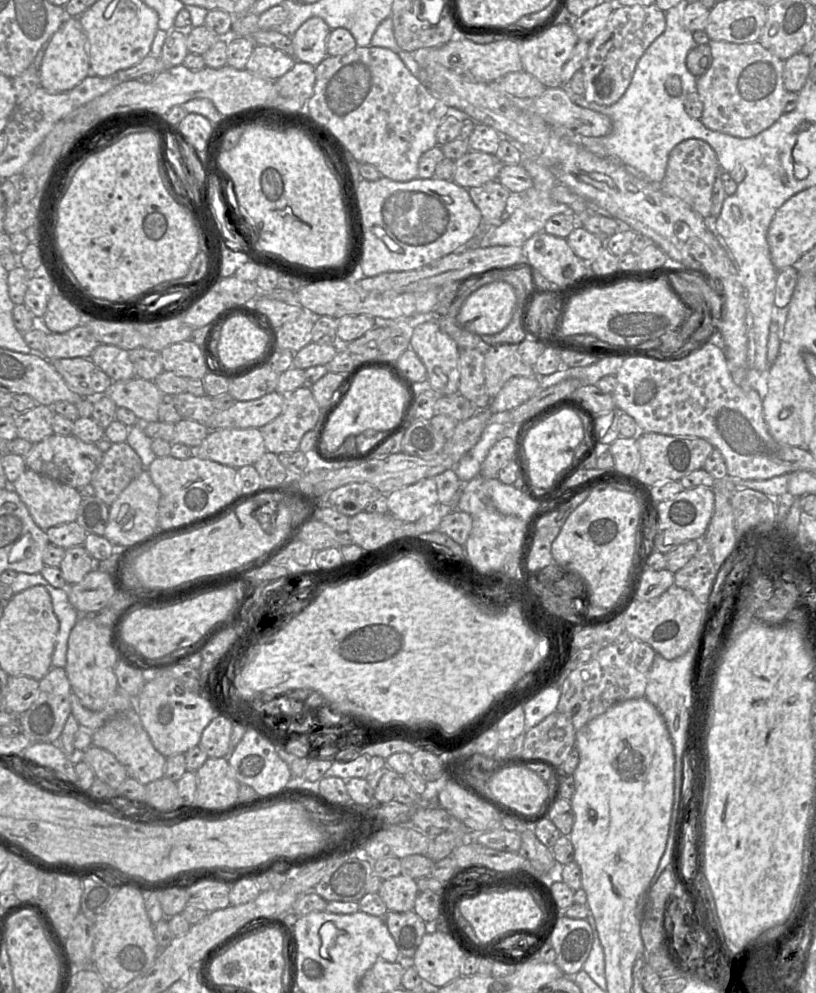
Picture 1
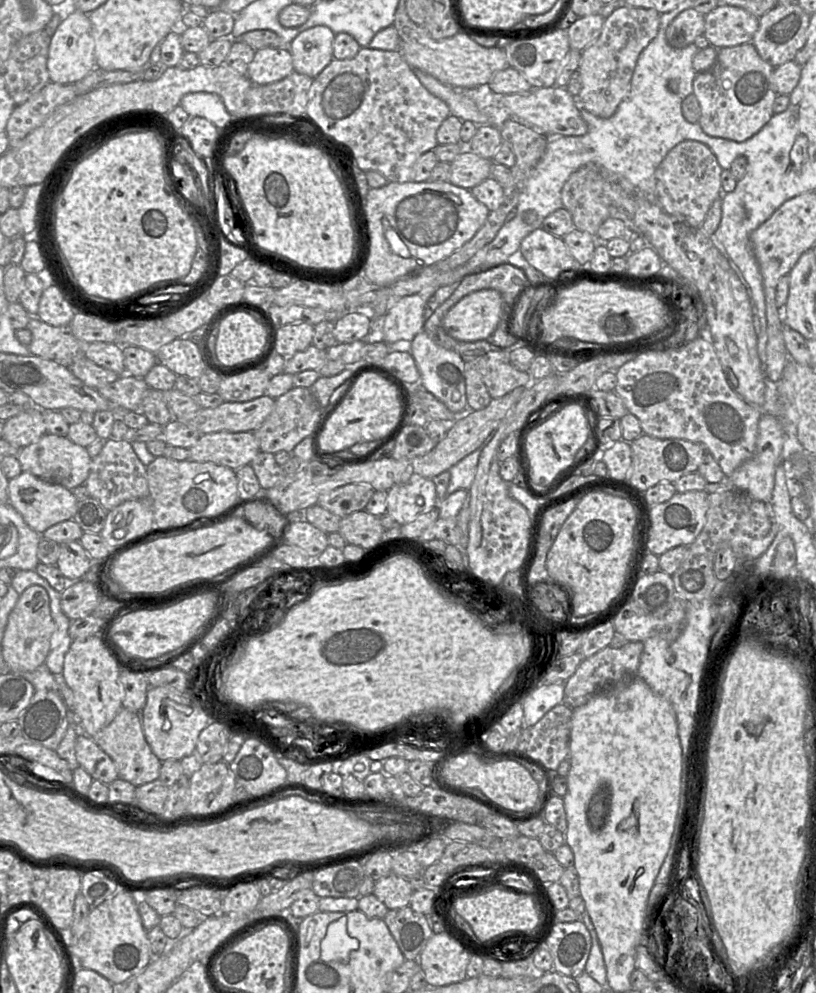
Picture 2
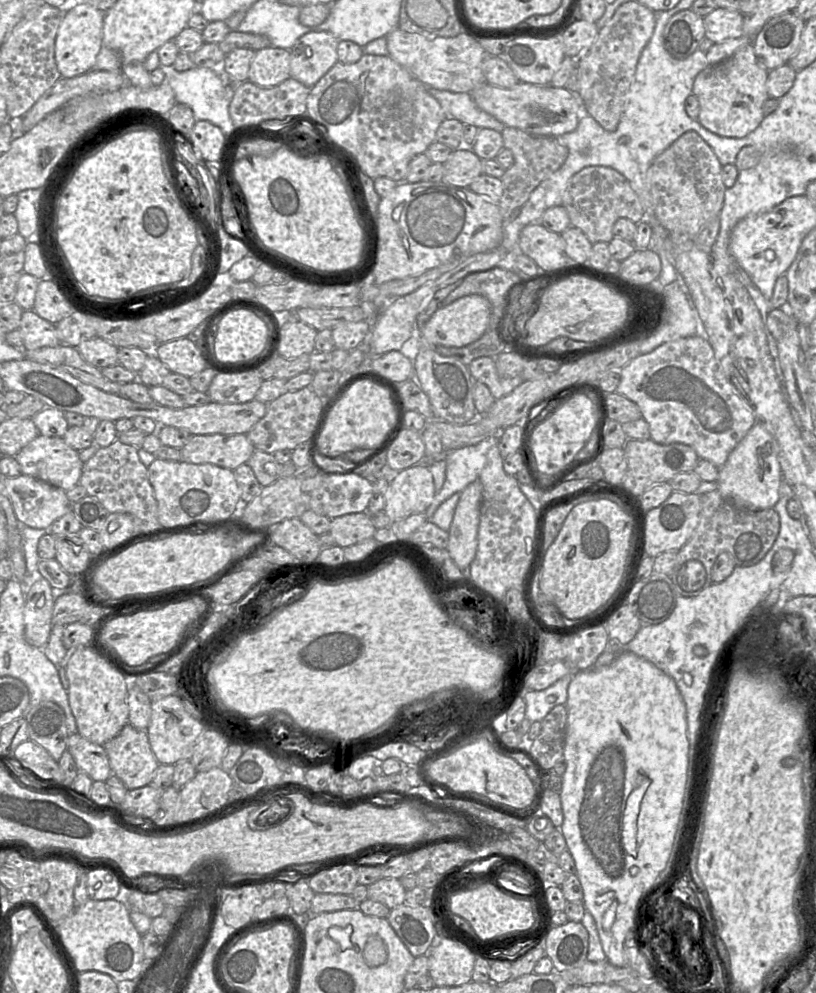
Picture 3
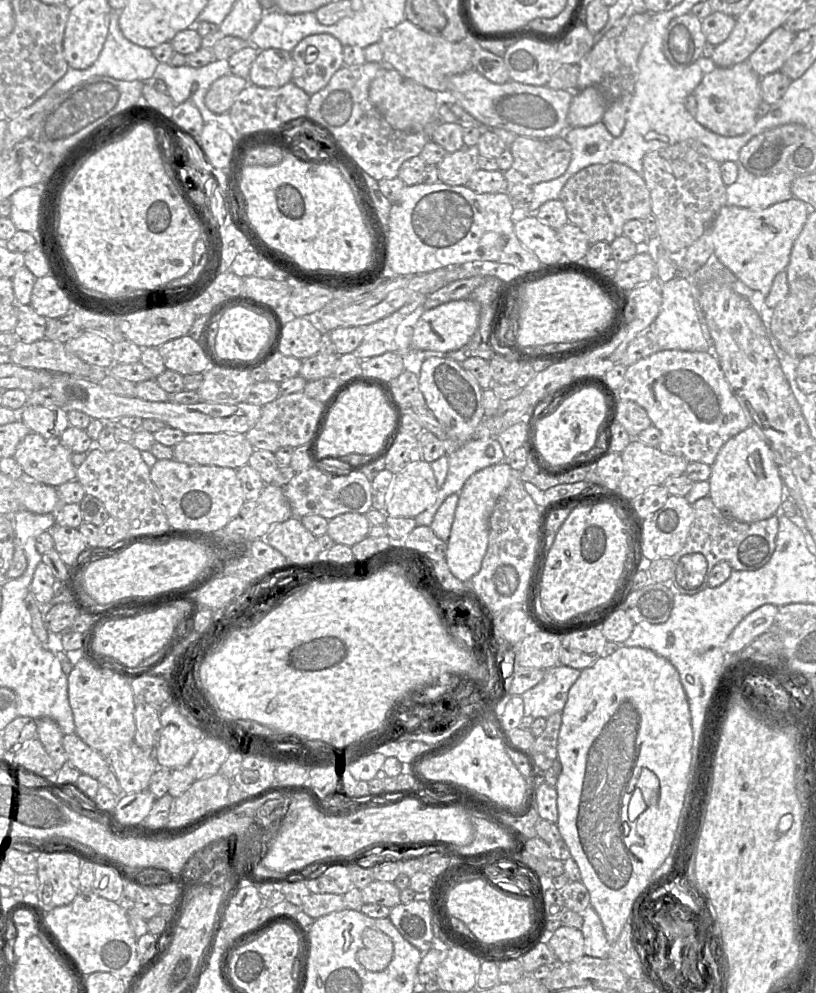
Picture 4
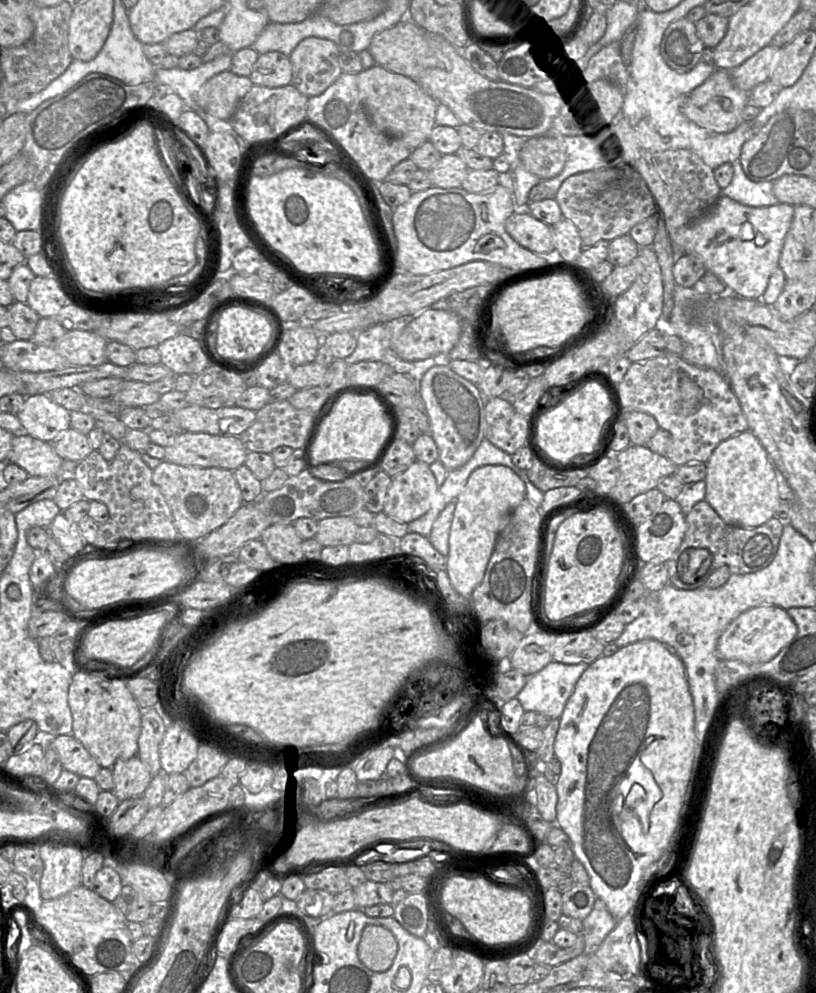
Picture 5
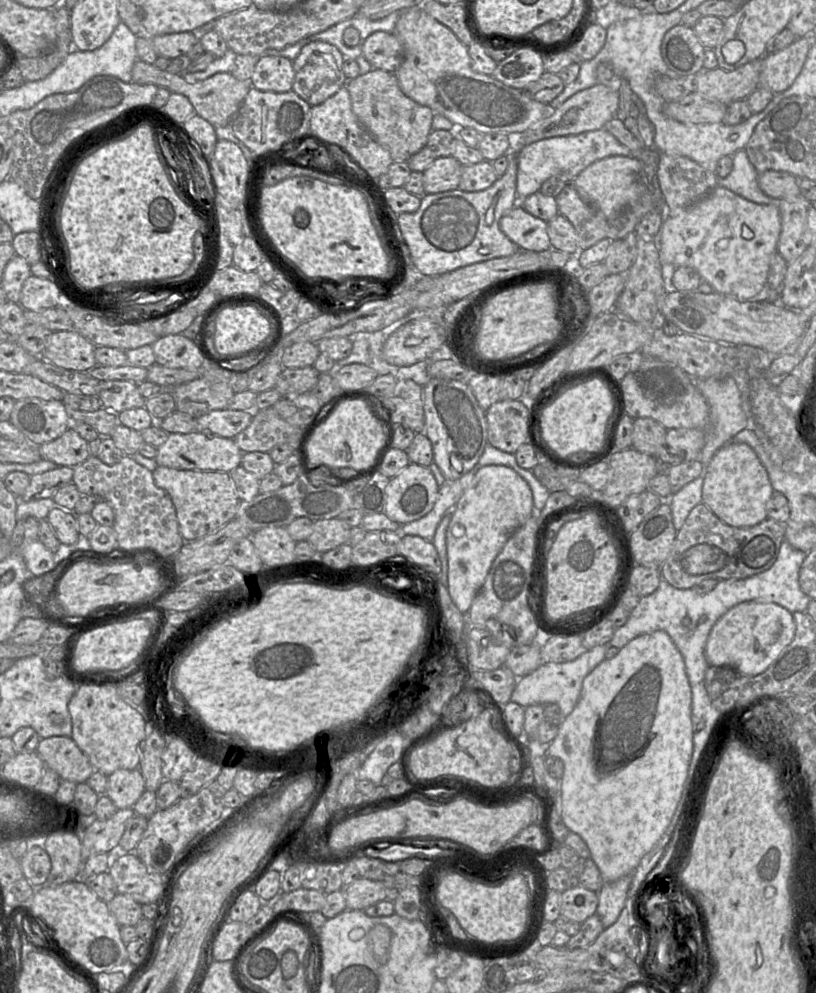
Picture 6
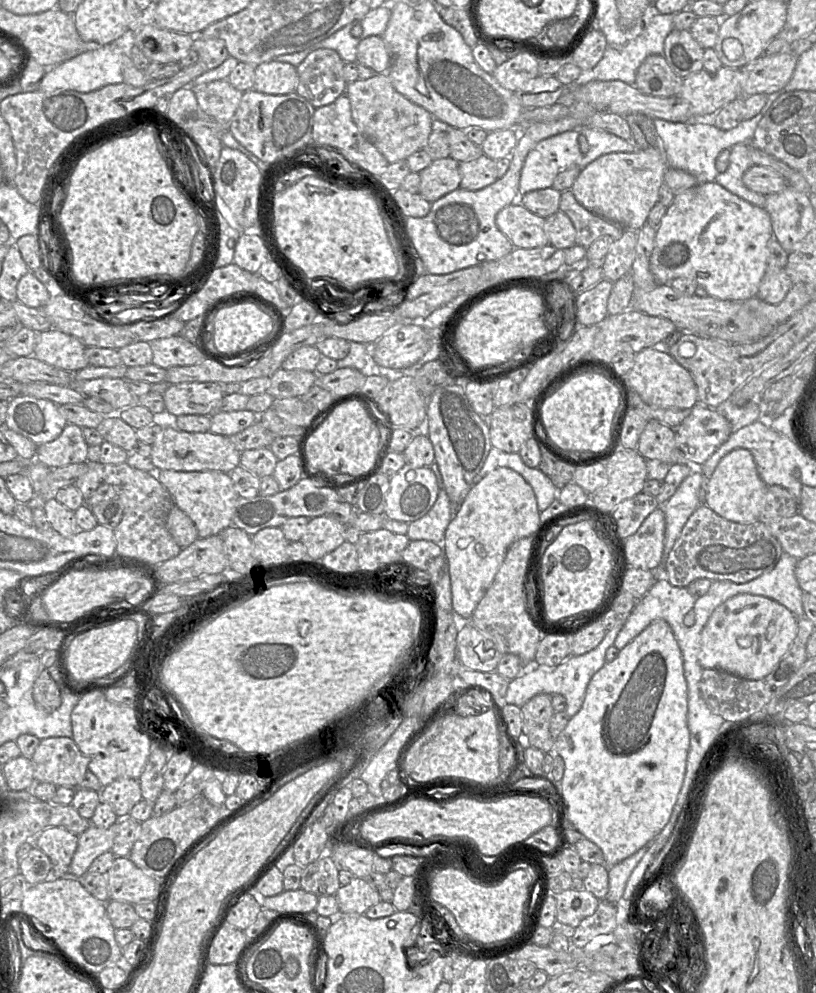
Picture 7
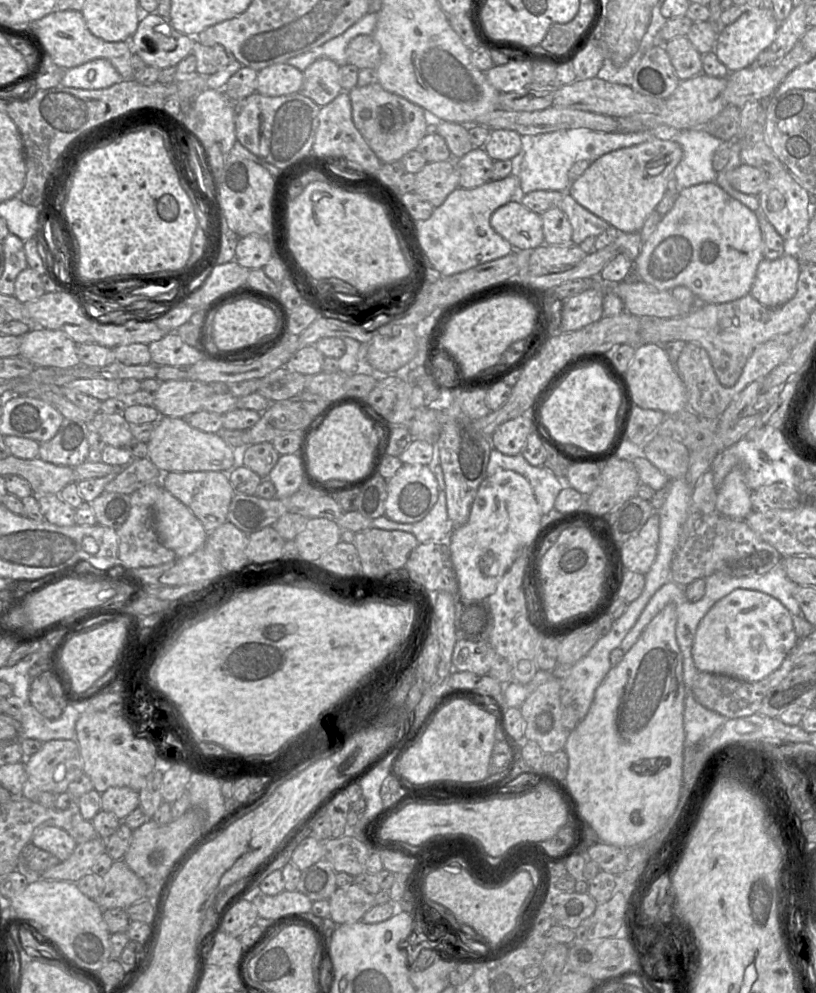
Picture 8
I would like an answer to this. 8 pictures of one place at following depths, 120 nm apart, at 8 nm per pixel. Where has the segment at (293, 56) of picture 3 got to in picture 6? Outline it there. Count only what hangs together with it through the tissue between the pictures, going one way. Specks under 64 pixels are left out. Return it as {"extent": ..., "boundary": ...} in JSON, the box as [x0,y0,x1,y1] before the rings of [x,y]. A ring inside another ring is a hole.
{"extent":[292,41,348,107],"boundary":[[[323,41],[306,44],[293,60],[292,90],[312,107],[323,103],[348,82],[343,71],[343,60],[342,53],[332,44]]]}

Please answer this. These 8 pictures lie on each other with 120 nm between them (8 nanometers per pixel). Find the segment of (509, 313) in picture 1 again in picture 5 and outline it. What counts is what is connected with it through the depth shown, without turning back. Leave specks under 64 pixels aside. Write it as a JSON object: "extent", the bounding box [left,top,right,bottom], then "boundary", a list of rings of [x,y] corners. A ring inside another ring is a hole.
{"extent":[394,308,460,362],"boundary":[[[427,308],[403,329],[394,352],[408,362],[448,355],[459,337],[460,319],[455,313]]]}

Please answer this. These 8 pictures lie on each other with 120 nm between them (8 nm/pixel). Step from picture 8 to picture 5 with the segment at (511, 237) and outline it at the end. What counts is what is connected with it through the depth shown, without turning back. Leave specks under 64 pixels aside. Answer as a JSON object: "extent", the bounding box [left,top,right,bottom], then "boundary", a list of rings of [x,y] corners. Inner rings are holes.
{"extent":[505,213,554,255],"boundary":[[[513,213],[506,220],[505,229],[525,249],[538,255],[554,255],[552,227],[531,214]]]}

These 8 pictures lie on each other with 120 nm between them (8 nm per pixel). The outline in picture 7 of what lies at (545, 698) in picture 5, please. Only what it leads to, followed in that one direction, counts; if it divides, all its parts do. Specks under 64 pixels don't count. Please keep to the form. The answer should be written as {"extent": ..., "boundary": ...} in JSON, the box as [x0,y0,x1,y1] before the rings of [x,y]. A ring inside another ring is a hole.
{"extent":[504,617,626,718],"boundary":[[[620,617],[615,626],[610,631],[606,631],[600,644],[585,654],[577,656],[570,655],[566,660],[555,667],[525,666],[525,670],[520,675],[509,681],[508,689],[504,697],[504,704],[513,704],[522,707],[535,695],[561,694],[566,699],[565,712],[572,718],[582,707],[586,689],[592,676],[606,663],[606,650],[613,645],[618,633],[624,625],[625,618],[626,617]]]}

